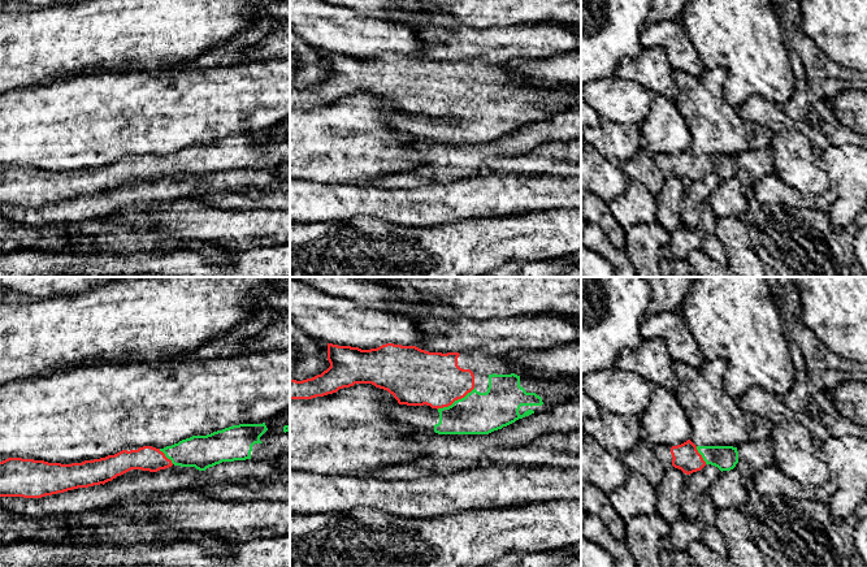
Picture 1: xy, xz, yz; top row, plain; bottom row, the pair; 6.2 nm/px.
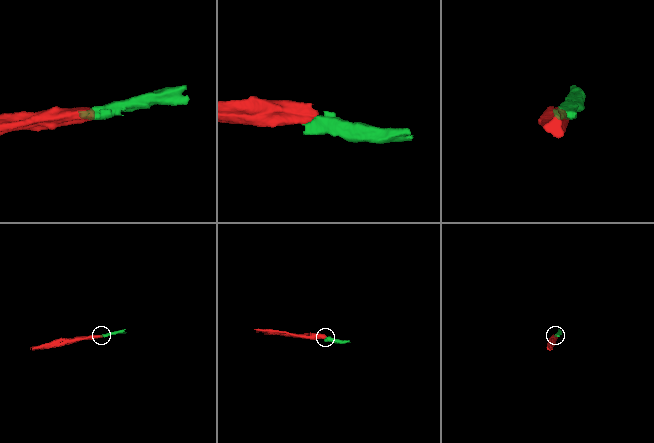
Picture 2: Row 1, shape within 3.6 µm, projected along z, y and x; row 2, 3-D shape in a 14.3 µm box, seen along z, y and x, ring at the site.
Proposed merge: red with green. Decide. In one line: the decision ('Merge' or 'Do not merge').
Merge

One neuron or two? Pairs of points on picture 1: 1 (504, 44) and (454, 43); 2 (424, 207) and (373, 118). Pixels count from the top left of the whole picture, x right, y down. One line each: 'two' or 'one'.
1: one
2: two

